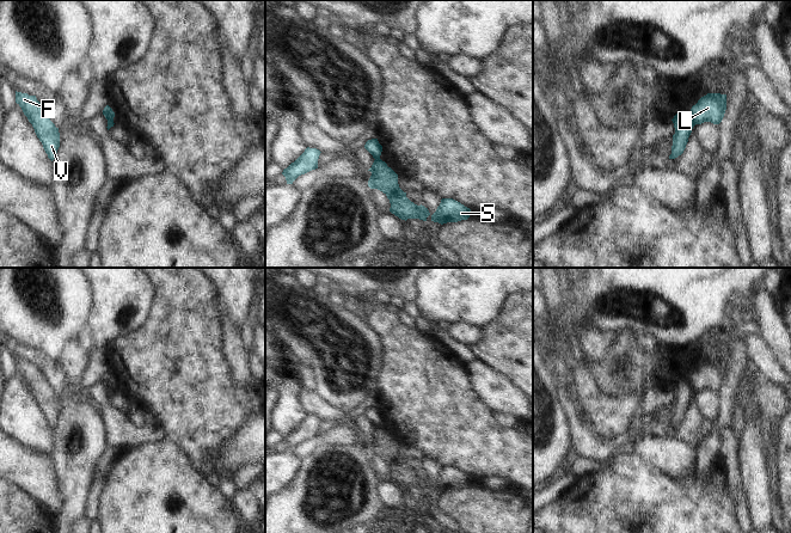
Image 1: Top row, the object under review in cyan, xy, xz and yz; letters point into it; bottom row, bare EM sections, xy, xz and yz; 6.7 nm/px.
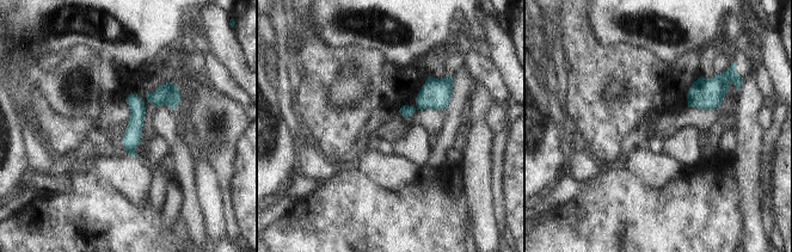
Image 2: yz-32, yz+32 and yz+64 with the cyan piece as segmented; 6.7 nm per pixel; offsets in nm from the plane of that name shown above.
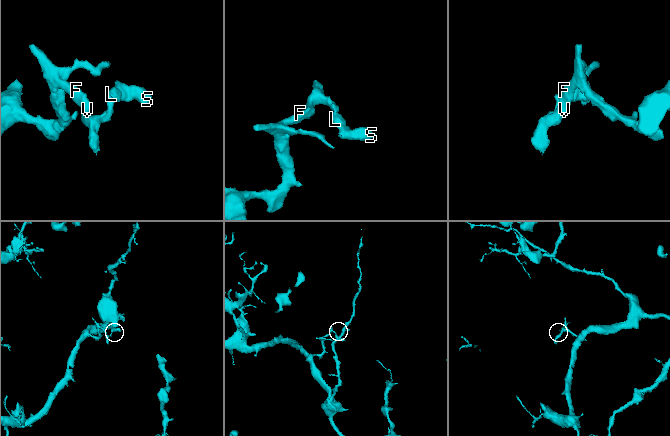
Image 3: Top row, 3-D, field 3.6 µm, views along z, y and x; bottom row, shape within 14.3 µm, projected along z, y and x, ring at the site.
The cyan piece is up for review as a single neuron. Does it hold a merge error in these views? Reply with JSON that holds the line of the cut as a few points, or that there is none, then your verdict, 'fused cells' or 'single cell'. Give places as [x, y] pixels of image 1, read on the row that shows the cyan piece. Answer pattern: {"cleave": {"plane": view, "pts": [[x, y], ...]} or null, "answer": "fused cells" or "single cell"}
{"cleave": {"plane": "yz", "pts": [[690, 117], [696, 123]]}, "answer": "fused cells"}

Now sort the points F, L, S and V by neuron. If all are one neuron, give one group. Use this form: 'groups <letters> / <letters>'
groups F V / L S

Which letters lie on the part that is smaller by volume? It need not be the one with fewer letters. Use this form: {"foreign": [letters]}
{"foreign": ["L", "S"]}

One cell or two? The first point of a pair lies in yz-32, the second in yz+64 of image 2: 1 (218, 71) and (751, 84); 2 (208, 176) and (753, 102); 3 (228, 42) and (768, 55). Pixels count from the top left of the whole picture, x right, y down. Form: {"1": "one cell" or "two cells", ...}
{"1": "two cells", "2": "one cell", "3": "one cell"}

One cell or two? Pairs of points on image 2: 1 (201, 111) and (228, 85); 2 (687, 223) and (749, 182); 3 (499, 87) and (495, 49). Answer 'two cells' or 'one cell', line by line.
1: two cells
2: two cells
3: two cells

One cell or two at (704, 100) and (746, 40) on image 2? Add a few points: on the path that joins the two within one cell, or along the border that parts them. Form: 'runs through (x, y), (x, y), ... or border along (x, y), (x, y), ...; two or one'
border along (740, 49), (750, 60), (761, 62); two

